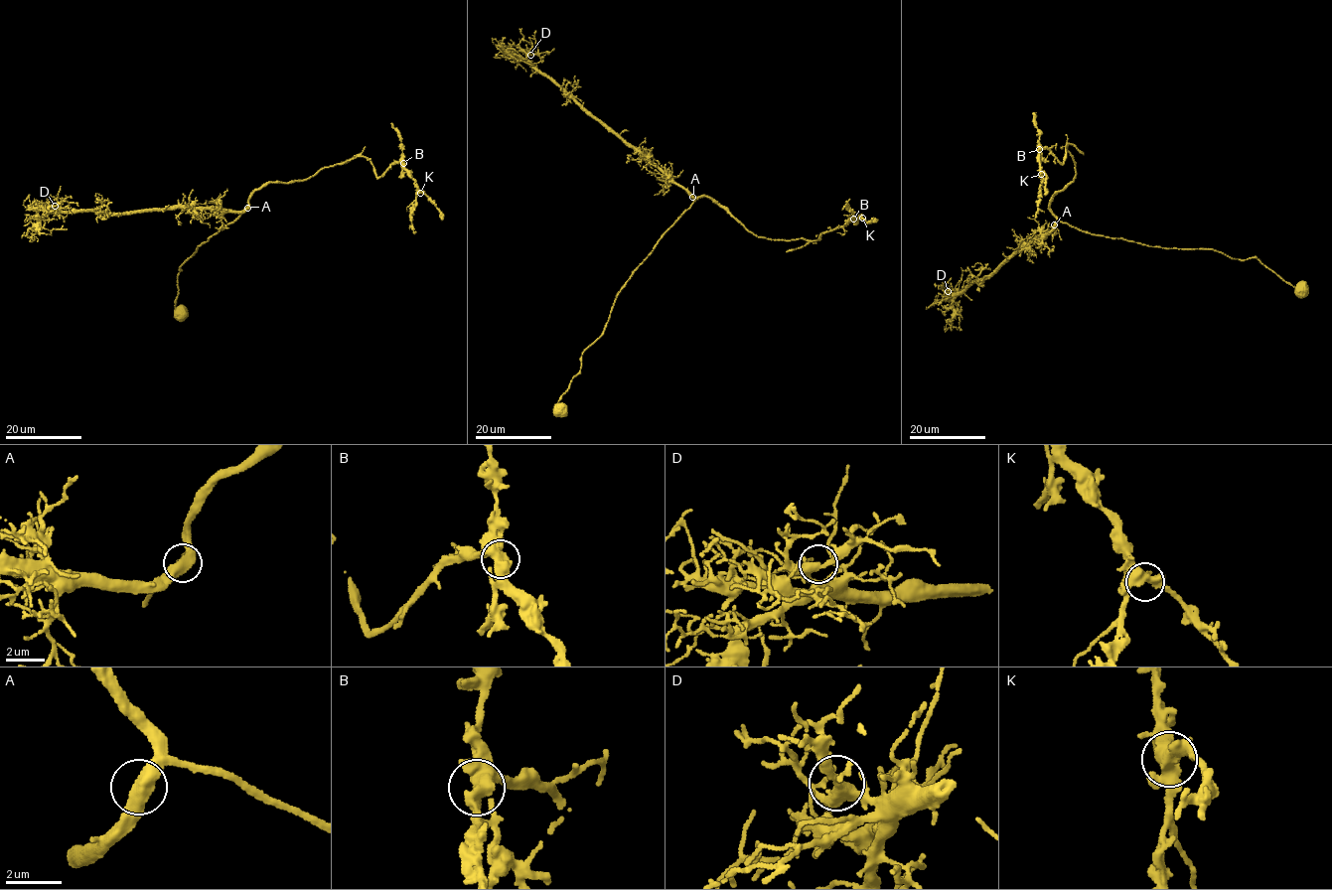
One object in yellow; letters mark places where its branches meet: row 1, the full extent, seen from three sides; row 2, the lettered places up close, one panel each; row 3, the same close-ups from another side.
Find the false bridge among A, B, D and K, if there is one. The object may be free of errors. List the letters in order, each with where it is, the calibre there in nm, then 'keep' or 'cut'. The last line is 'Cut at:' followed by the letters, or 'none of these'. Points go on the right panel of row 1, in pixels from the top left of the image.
A: place (1054, 224); calibre 550 nm; keep
B: place (1039, 149); calibre 600 nm; keep
D: place (948, 291); calibre 320 nm; keep
K: place (1041, 174); calibre 440 nm; keep
Cut at: none of these

